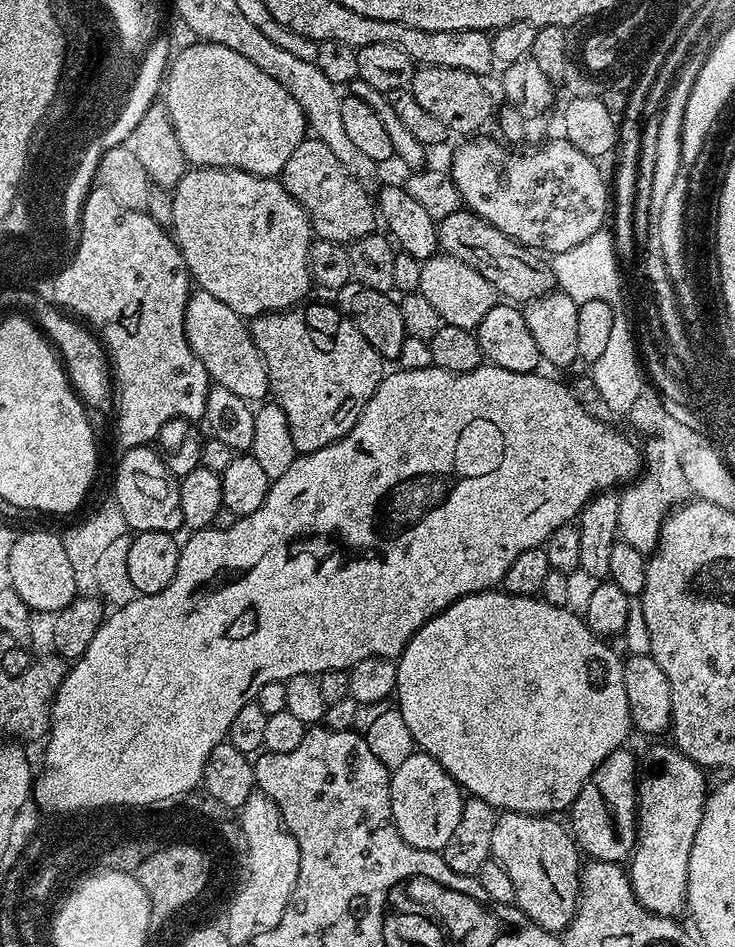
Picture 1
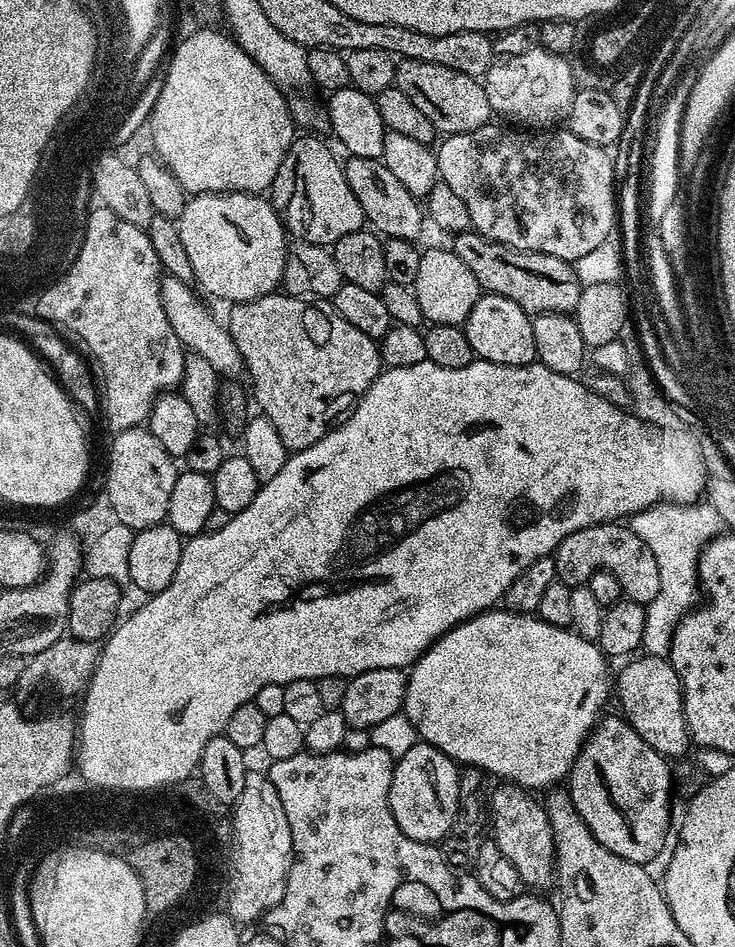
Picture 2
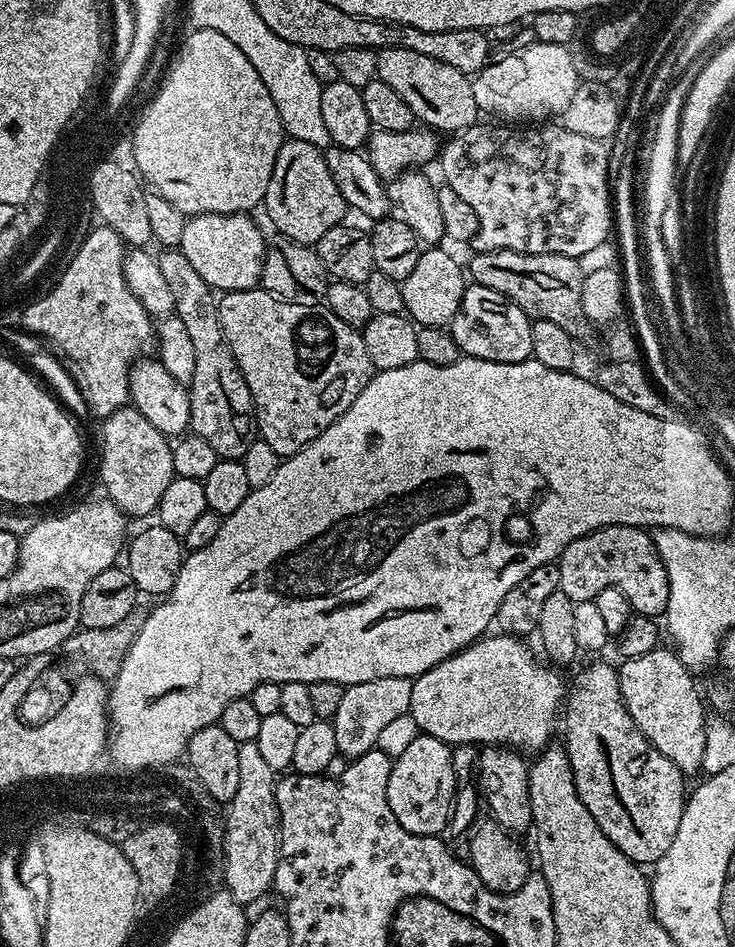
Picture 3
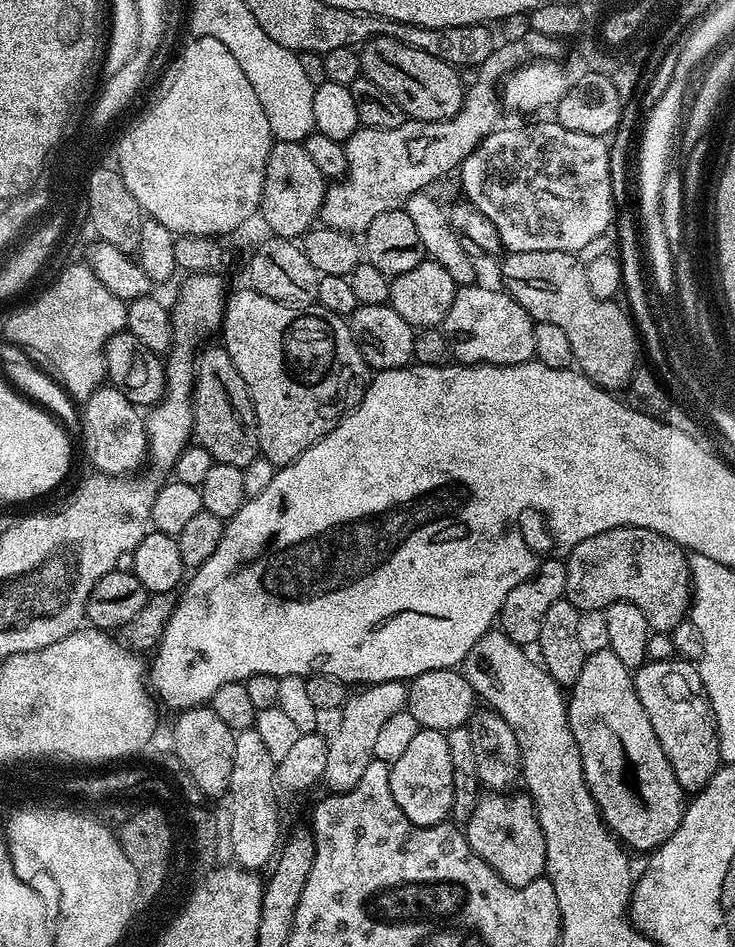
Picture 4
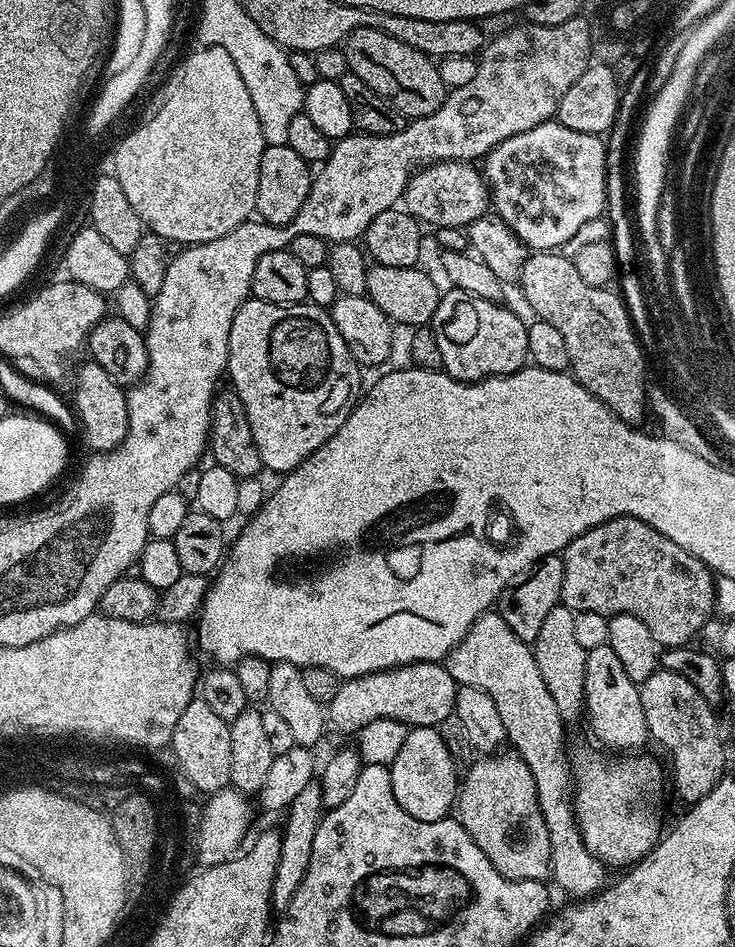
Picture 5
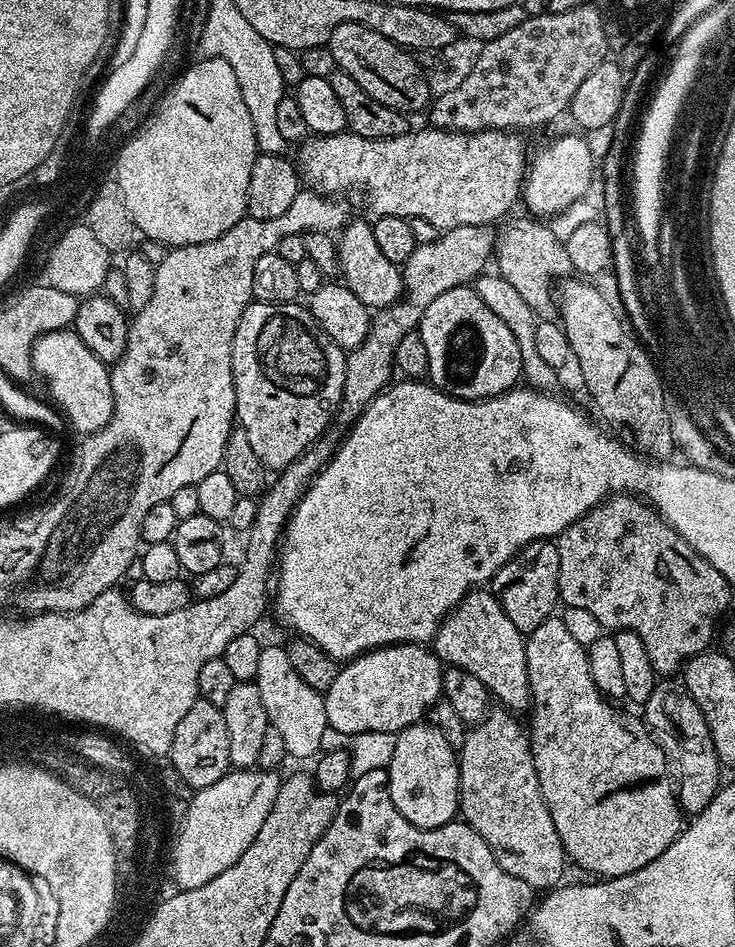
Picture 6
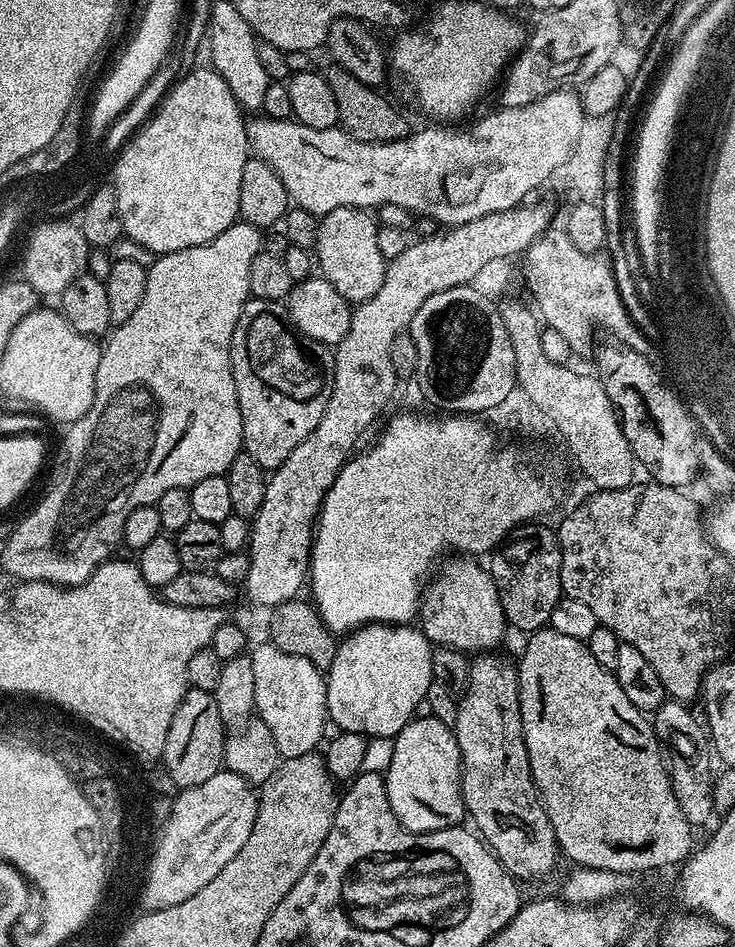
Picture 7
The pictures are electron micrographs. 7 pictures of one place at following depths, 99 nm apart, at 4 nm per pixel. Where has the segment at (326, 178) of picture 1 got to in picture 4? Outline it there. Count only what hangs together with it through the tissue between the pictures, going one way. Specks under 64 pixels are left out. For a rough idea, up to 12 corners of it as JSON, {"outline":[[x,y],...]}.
{"outline":[[276,140],[259,215],[283,240],[317,223],[326,178],[303,143]]}

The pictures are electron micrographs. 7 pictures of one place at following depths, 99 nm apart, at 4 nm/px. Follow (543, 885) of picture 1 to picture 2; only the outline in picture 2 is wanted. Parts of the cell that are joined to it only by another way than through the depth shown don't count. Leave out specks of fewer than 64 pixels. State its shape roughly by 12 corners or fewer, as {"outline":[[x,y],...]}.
{"outline":[[507,782],[492,792],[492,836],[528,890],[552,888],[548,810]]}

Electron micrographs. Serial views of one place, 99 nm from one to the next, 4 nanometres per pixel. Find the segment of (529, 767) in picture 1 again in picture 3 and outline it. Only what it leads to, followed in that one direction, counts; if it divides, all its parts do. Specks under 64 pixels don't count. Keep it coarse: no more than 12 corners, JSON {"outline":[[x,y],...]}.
{"outline":[[489,635],[415,677],[443,744],[549,747],[566,680]]}

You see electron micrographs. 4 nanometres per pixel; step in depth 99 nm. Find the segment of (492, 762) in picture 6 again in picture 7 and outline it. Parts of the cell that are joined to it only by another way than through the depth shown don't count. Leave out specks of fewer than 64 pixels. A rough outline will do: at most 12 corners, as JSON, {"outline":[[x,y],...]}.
{"outline":[[470,663],[454,725],[475,831],[517,881],[556,835],[532,781],[517,665]]}

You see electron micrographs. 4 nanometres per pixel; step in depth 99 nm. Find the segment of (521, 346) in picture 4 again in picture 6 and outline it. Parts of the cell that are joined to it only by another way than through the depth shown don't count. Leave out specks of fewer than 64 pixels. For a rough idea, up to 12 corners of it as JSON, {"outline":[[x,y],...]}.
{"outline":[[471,287],[420,319],[427,379],[459,400],[517,387],[510,326]]}

